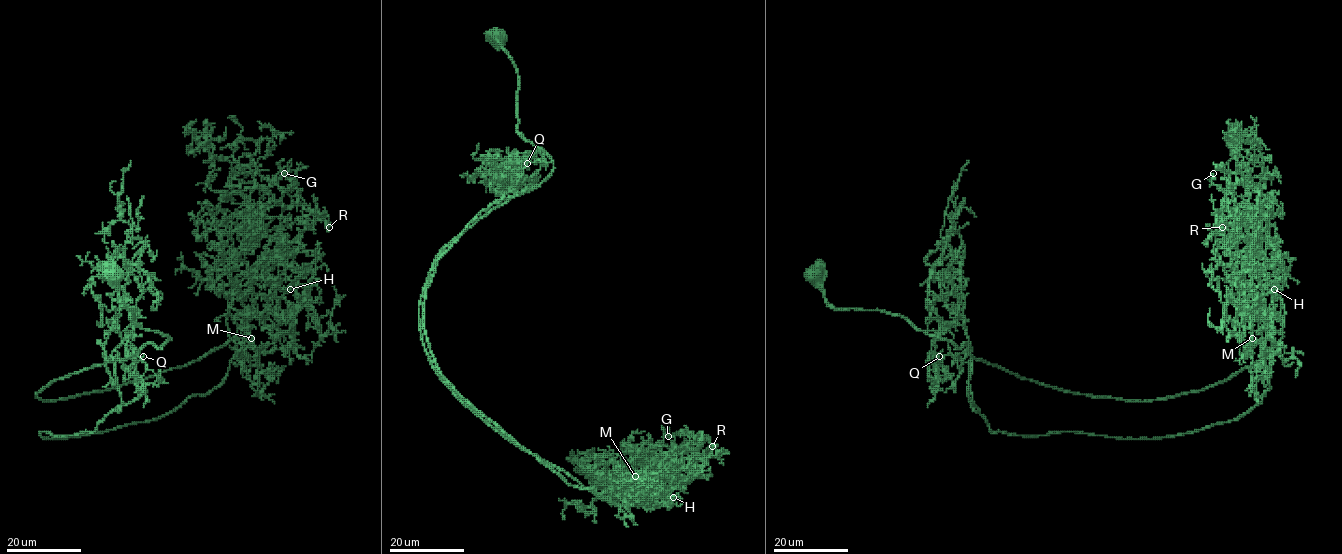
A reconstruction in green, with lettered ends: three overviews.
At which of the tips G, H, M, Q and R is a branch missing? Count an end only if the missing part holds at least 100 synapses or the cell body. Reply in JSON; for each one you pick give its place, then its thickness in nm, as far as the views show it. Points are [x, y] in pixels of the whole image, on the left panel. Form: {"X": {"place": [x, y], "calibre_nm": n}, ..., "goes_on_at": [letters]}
{"goes_on_at": []}

